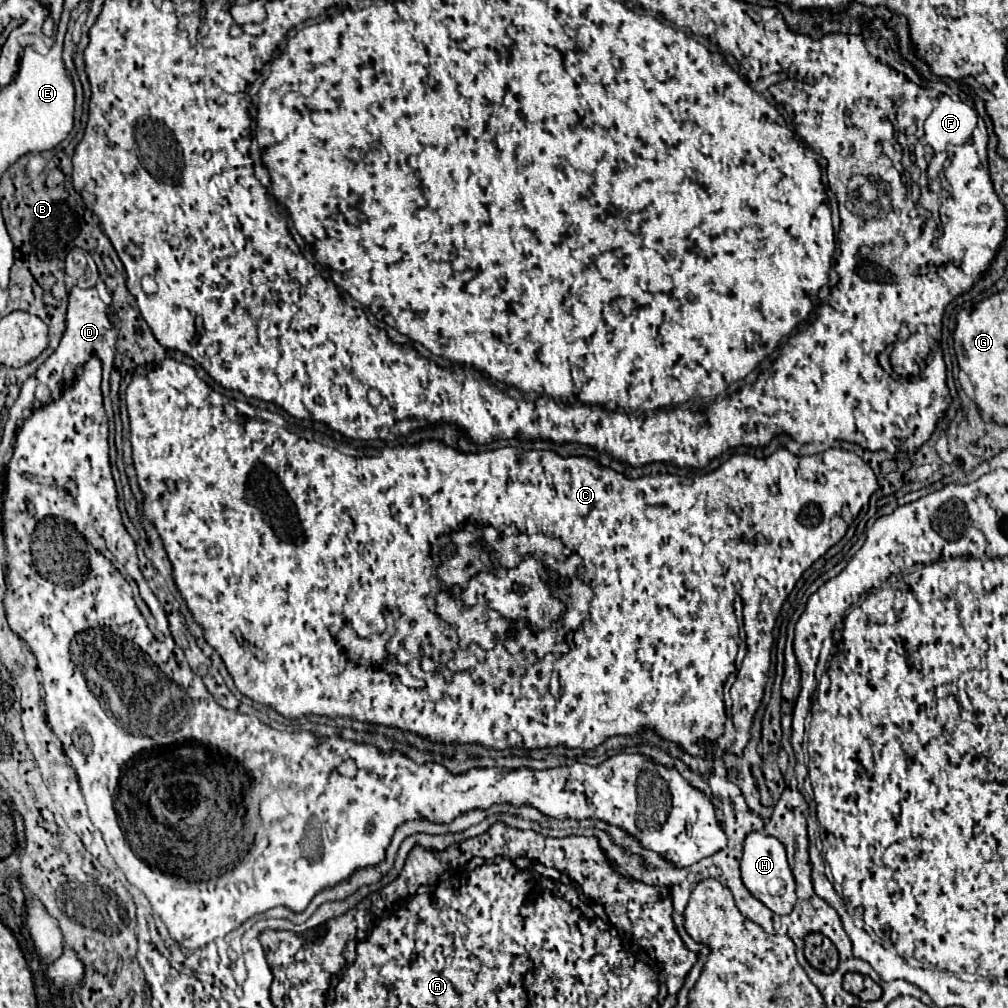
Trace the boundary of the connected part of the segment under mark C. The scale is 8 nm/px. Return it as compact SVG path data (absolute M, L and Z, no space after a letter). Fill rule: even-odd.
M166 358L166 360L164 360L164 362L160 362L160 364L158 364L158 366L154 366L154 368L152 368L152 370L150 370L150 372L148 372L148 370L146 370L146 372L144 372L144 374L142 374L142 372L140 372L140 374L134 374L134 378L132 378L132 382L130 382L130 386L128 386L128 390L126 390L126 404L128 404L128 414L130 414L130 442L131 442L131 446L132 446L132 458L133 458L133 466L134 466L134 468L136 468L136 474L138 474L138 484L140 484L140 488L142 488L142 492L144 492L144 494L146 494L146 502L144 502L144 510L146 510L146 516L148 516L148 518L150 518L150 520L152 520L152 522L154 522L154 526L156 526L156 528L158 528L158 532L160 532L160 536L162 536L162 542L164 542L164 548L166 548L166 552L168 552L168 558L170 558L170 562L172 562L172 568L174 568L174 580L176 580L176 584L178 584L178 590L180 590L180 594L182 594L182 596L184 596L184 600L186 600L186 604L188 604L188 608L190 608L190 612L192 612L192 614L194 614L194 618L196 618L196 622L198 622L198 624L200 624L200 626L202 626L202 628L204 628L204 638L206 638L206 642L208 642L208 644L210 644L210 646L212 646L212 648L214 648L214 650L216 650L216 652L218 652L218 654L220 654L220 658L222 658L222 660L224 660L224 664L226 664L226 668L228 668L228 672L230 672L230 676L232 676L232 678L234 678L234 684L236 684L236 686L238 686L238 690L240 690L240 692L242 692L242 694L244 694L244 696L248 696L248 698L252 698L252 700L254 700L254 702L260 702L260 704L266 704L266 706L270 706L270 708L274 708L274 710L276 710L276 712L278 712L278 714L282 714L282 716L286 716L286 718L298 718L298 716L304 716L304 714L320 714L320 716L332 716L332 718L336 718L336 716L348 716L348 718L354 718L354 720L360 720L360 722L372 722L372 724L384 724L384 726L396 726L396 728L400 728L400 730L408 730L408 732L416 732L416 734L420 734L420 736L428 736L428 738L430 738L430 740L434 740L434 742L460 742L460 744L472 744L472 742L478 742L478 744L482 744L482 746L486 746L486 748L500 748L500 750L502 750L502 748L526 748L526 750L532 750L532 748L544 748L544 746L558 746L558 744L562 744L562 746L570 746L570 748L582 748L582 750L592 750L592 748L596 748L596 746L598 746L598 744L602 744L602 742L604 742L604 740L606 740L606 738L610 738L610 736L614 736L614 734L636 734L636 732L642 732L642 730L644 730L644 728L650 728L650 730L654 730L654 732L658 732L658 734L660 734L660 736L662 736L662 738L666 738L666 740L670 740L670 742L676 742L676 744L678 744L678 746L680 746L680 748L682 748L682 750L686 750L686 752L688 752L688 754L692 754L692 756L704 756L704 754L706 754L706 750L704 750L704 748L702 748L702 744L704 744L704 742L716 742L716 738L720 738L720 736L722 736L722 734L724 734L724 722L726 722L726 710L724 710L724 702L722 702L722 690L724 690L724 684L726 684L726 680L728 680L728 676L730 676L730 674L734 674L734 672L736 672L736 666L734 666L734 660L736 660L736 655L737 655L737 651L738 651L738 644L736 644L736 638L738 638L738 636L736 636L736 634L738 634L738 630L736 630L736 616L734 616L734 610L732 610L732 602L734 602L734 596L736 596L736 594L738 594L738 596L740 596L740 598L742 598L742 604L744 604L744 608L743 608L743 629L744 629L744 631L745 631L745 636L746 636L746 646L748 646L748 652L746 652L746 658L744 658L744 662L742 662L742 668L740 668L740 670L738 670L738 672L736 672L736 678L734 678L734 682L732 682L732 688L730 688L730 696L732 696L732 724L734 724L734 730L736 730L736 738L734 738L734 742L732 742L732 746L730 746L730 752L734 752L734 754L738 754L738 756L740 756L740 754L742 754L742 750L744 750L744 746L746 746L746 744L748 744L748 740L750 740L750 726L752 726L752 718L754 718L754 712L756 712L756 710L758 710L758 706L760 706L760 702L762 702L762 696L764 696L764 686L766 686L766 680L768 680L768 678L766 678L766 674L768 674L768 656L770 656L770 648L772 648L772 642L774 642L774 638L772 638L772 630L774 630L774 624L776 624L776 618L778 618L778 612L780 612L780 608L782 608L782 604L784 604L784 602L786 602L786 598L788 598L788 594L790 594L790 592L792 592L792 588L794 588L794 584L796 584L796 582L798 582L798 580L800 580L800 576L802 576L802 574L804 574L804 570L808 570L808 568L810 568L810 566L812 566L812 564L814 564L814 562L816 562L816 560L818 560L818 558L820 558L820 556L824 556L824 554L826 554L826 550L830 550L830 548L832 548L832 546L834 546L834 544L838 544L838 542L840 542L840 540L842 540L842 538L844 538L844 534L846 534L846 528L848 528L848 524L846 524L846 522L844 522L844 520L842 520L842 516L840 516L840 510L842 510L842 506L848 506L848 508L850 508L850 512L854 512L854 514L858 514L858 512L860 512L860 508L862 508L862 506L864 506L864 504L868 504L868 500L870 500L870 496L872 496L872 494L874 494L874 492L876 492L876 490L878 490L878 482L876 482L876 476L874 476L874 472L872 472L872 468L870 468L870 466L868 466L868 464L866 464L866 462L864 462L864 460L862 460L862 458L860 458L860 456L856 456L856 454L854 454L854 452L848 452L848 450L838 450L838 448L832 448L832 450L826 450L826 452L822 452L822 454L814 454L814 456L794 456L794 454L790 454L790 452L788 452L788 450L786 450L786 448L778 448L778 450L776 450L776 452L774 452L774 454L772 454L772 456L770 456L770 458L762 458L762 460L758 460L758 458L754 458L754 456L748 456L748 454L734 454L734 456L732 456L732 458L730 458L730 460L728 460L728 462L724 462L724 464L722 464L722 466L720 466L720 468L718 468L718 470L716 470L716 472L712 472L712 474L702 474L702 476L694 476L694 478L688 478L688 476L672 476L672 474L654 474L654 476L644 476L644 478L638 478L638 480L628 480L628 478L624 478L624 476L622 476L622 474L618 474L618 472L614 472L614 470L610 470L610 468L604 468L604 466L598 466L598 464L596 464L596 462L592 462L592 460L588 460L588 458L576 458L576 456L574 456L574 458L562 458L562 456L558 456L558 454L556 454L556 452L540 452L540 450L532 450L532 452L522 452L522 450L518 450L518 448L510 448L510 446L508 446L508 448L500 448L500 450L490 450L490 452L482 452L482 454L462 454L462 452L458 452L458 450L452 450L452 448L448 448L448 446L444 446L444 444L440 444L440 442L436 442L436 440L424 440L424 442L420 442L420 444L416 444L416 446L394 446L394 447L389 447L389 446L386 446L386 447L384 447L384 448L382 448L382 449L381 449L381 450L380 450L380 451L381 451L381 453L380 453L380 456L372 456L372 458L356 458L356 460L354 460L354 458L350 458L350 456L344 456L344 454L340 454L340 452L338 452L338 450L334 450L334 448L328 448L328 446L324 446L324 444L318 444L318 442L312 442L312 440L306 440L306 438L302 438L302 436L298 436L298 434L296 434L296 432L294 432L294 430L292 430L292 428L290 428L290 426L288 426L288 424L286 424L286 420L284 420L284 418L282 418L282 416L280 416L280 414L278 414L278 413L274 413L274 412L271 412L271 411L269 411L269 410L267 410L267 409L261 409L261 410L260 410L260 408L254 408L254 406L250 406L250 404L248 404L248 402L234 402L234 404L236 404L236 406L238 406L238 410L240 410L240 412L242 412L242 414L244 414L244 416L246 416L246 424L244 424L244 426L240 426L240 424L236 424L236 422L232 422L232 420L228 420L228 416L226 416L226 414L224 414L224 410L222 410L222 406L224 406L224 404L226 404L226 402L228 402L228 400L226 400L226 398L224 398L224 396L222 396L222 394L216 394L216 392L214 392L214 390L210 390L210 388L208 388L208 386L206 386L206 382L202 382L202 380L200 380L200 378L198 378L198 376L196 376L196 372L194 372L194 368L192 368L192 366L186 366L186 364L182 364L182 362L176 362L176 360L172 360L172 358ZM816 474L822 474L822 476L824 476L824 478L826 478L826 482L824 482L824 484L818 484L818 480L816 480ZM166 480L174 480L174 484L176 484L176 492L174 492L174 494L170 494L170 492L168 492L168 490L166 490ZM480 537L483 537L483 538L484 538L484 539L485 539L485 540L486 540L486 542L487 542L487 545L488 545L488 546L489 546L489 547L490 547L490 548L494 548L494 549L496 549L496 550L498 550L498 551L500 551L500 554L501 554L501 555L502 555L502 565L503 565L503 566L504 566L504 567L506 567L506 568L508 568L508 569L511 569L511 568L516 568L516 567L517 567L517 565L518 565L518 563L519 563L519 562L520 562L520 560L521 560L521 559L522 559L522 558L523 558L523 557L524 557L524 556L525 556L525 554L526 554L526 553L529 553L529 552L532 552L532 553L534 553L534 554L535 554L535 559L537 559L537 560L539 560L539 561L541 561L541 562L543 562L543 563L544 563L544 564L546 564L546 565L547 565L547 566L548 566L548 569L549 569L549 573L550 573L550 579L551 579L551 580L560 580L560 579L561 579L561 578L563 578L563 577L568 577L568 578L570 578L570 579L571 579L571 578L573 578L573 577L574 577L574 576L575 576L575 571L576 571L576 569L577 569L577 568L578 568L578 578L580 578L580 580L578 580L578 578L574 578L574 580L572 580L572 582L570 582L570 584L568 584L568 586L549 586L549 587L548 587L548 588L549 588L549 590L550 590L550 592L551 592L551 594L550 594L550 592L548 592L548 590L546 590L546 588L544 588L544 584L546 584L546 578L548 578L548 574L546 574L546 572L544 572L544 566L542 566L542 564L540 564L540 562L536 562L536 560L534 560L534 558L532 558L532 554L528 554L528 556L526 556L526 558L524 558L524 560L522 560L522 562L520 562L520 566L518 566L518 568L516 568L516 570L506 570L506 568L502 568L502 566L498 566L498 560L500 560L500 554L498 554L498 552L496 552L496 550L490 550L490 552L488 552L488 558L490 558L490 564L492 564L492 572L490 572L490 574L478 574L478 576L476 576L476 578L472 578L472 580L470 580L470 584L468 584L468 588L466 588L466 590L460 590L460 588L462 588L462 589L464 589L464 588L465 588L465 587L466 587L466 585L467 585L467 583L468 583L468 581L469 581L469 579L470 579L470 578L471 578L471 577L472 577L472 576L474 576L474 575L475 575L475 574L477 574L477 573L478 573L478 572L480 572L480 571L489 571L489 570L490 570L490 565L489 565L489 564L482 564L482 559L477 559L477 556L474 556L474 548L470 548L470 547L471 547L471 546L472 546L472 545L473 545L473 544L474 544L474 543L475 543L475 541L476 541L476 539L477 539L477 538L480 538ZM216 544L220 544L220 548L222 548L222 552L220 552L220 554L218 554L218 556L216 556L216 558L210 558L210 556L208 556L208 548L212 548L212 546L216 546ZM384 610L398 610L398 612L402 612L402 618L400 618L400 620L396 620L396 619L397 619L397 618L398 618L398 617L400 617L400 614L399 614L399 613L398 613L398 612L393 612L393 611L391 611L391 612L388 612L388 613L387 613L387 614L386 614L386 615L385 615L385 617L386 617L386 621L387 621L387 626L386 626L386 622L384 622L384 616L382 616L382 612L384 612ZM436 612L438 612L438 614L440 614L440 616L442 616L442 618L444 618L444 620L446 620L446 622L448 622L448 624L456 624L456 626L458 626L458 636L460 636L460 646L462 646L462 648L466 648L466 646L468 646L468 644L470 644L470 642L478 642L478 644L480 644L480 646L482 646L482 648L486 648L486 650L488 650L488 648L494 648L494 638L499 638L499 639L500 639L500 640L503 640L503 641L504 641L504 642L505 642L505 646L506 646L506 647L507 647L507 650L508 650L508 651L509 651L509 652L510 652L510 653L511 653L511 654L516 654L516 653L518 653L518 652L520 652L520 651L524 651L524 652L530 652L530 651L535 651L535 654L536 654L536 656L537 656L537 657L538 657L538 658L539 658L539 659L541 659L541 658L542 658L542 656L544 656L544 658L542 658L542 660L538 660L538 658L536 658L536 656L534 656L534 654L526 654L526 658L524 658L524 668L522 668L522 670L514 670L514 672L502 672L502 668L500 668L500 670L496 670L496 674L494 674L494 670L492 670L492 672L490 672L490 674L488 674L488 672L484 672L484 678L482 678L482 680L484 680L484 684L480 684L480 686L478 686L478 684L474 684L474 680L476 680L476 678L472 678L472 672L462 672L462 670L454 670L454 664L452 664L452 662L456 662L456 658L458 658L458 652L462 652L462 650L460 650L460 648L458 648L458 644L456 644L456 638L454 638L454 636L456 636L456 628L454 628L454 626L448 626L448 624L446 624L446 622L444 622L444 620L442 620L442 618L440 618L440 616L438 616L438 614L436 614ZM522 618L528 618L528 620L530 620L530 624L532 624L532 626L534 626L534 628L546 628L546 629L545 629L545 630L542 630L542 631L540 631L540 632L537 632L537 633L535 633L535 632L533 632L533 631L531 631L531 629L530 629L530 628L529 628L529 627L528 627L528 624L527 624L527 622L526 622L526 620L523 620L523 621L522 621L522 622L520 622L520 620L522 620ZM510 622L520 622L520 623L518 623L518 624L517 624L517 631L518 631L518 635L517 635L517 637L516 637L516 638L515 638L515 639L513 639L513 640L511 640L511 639L508 639L508 638L507 638L507 637L506 637L506 635L505 635L505 633L506 633L506 626L508 626L508 624L510 624ZM236 628L238 628L238 630L240 630L240 634L242 634L242 638L244 638L244 644L240 644L240 642L238 642L238 640L236 640L236 636L234 636L234 630L236 630ZM252 648L256 648L256 650L258 650L258 652L260 652L260 654L262 654L262 658L258 658L258 656L254 656L254 654L252 654ZM342 653L343 653L343 655L344 655L344 656L345 656L345 657L346 657L346 658L347 658L347 659L348 659L348 660L349 660L349 661L351 661L351 662L353 662L353 663L354 663L354 664L355 664L355 665L360 665L360 666L367 666L367 665L368 665L368 664L372 664L372 663L377 663L377 664L378 664L378 666L379 666L379 667L381 667L381 668L382 668L382 669L383 669L383 670L385 670L385 671L386 671L386 672L388 672L388 673L391 673L391 674L394 674L394 675L396 675L396 676L397 676L397 678L398 678L398 679L399 679L399 680L400 680L400 681L401 681L401 683L403 683L403 684L400 684L400 682L398 682L398 680L396 680L396 678L394 678L394 676L390 676L390 674L386 674L386 672L382 672L382 670L380 670L380 668L378 668L378 666L374 666L374 668L360 668L360 670L358 670L358 668L356 668L356 666L352 666L352 664L348 664L348 662L346 662L346 660L344 660L344 658L342 658ZM418 654L424 654L424 656L430 656L430 658L432 658L432 660L440 660L440 658L442 658L442 662L446 662L446 664L448 664L448 666L450 666L450 668L452 668L452 670L454 670L454 672L456 672L456 674L454 674L454 678L452 678L452 680L450 680L450 682L446 682L446 680L444 680L444 676L442 676L442 674L440 674L440 672L422 672L422 668L420 668L420 666L418 666L418 660L414 660L414 656L418 656ZM558 664L566 664L566 674L564 674L564 670L562 670L562 668L560 668L560 670L558 670Z

